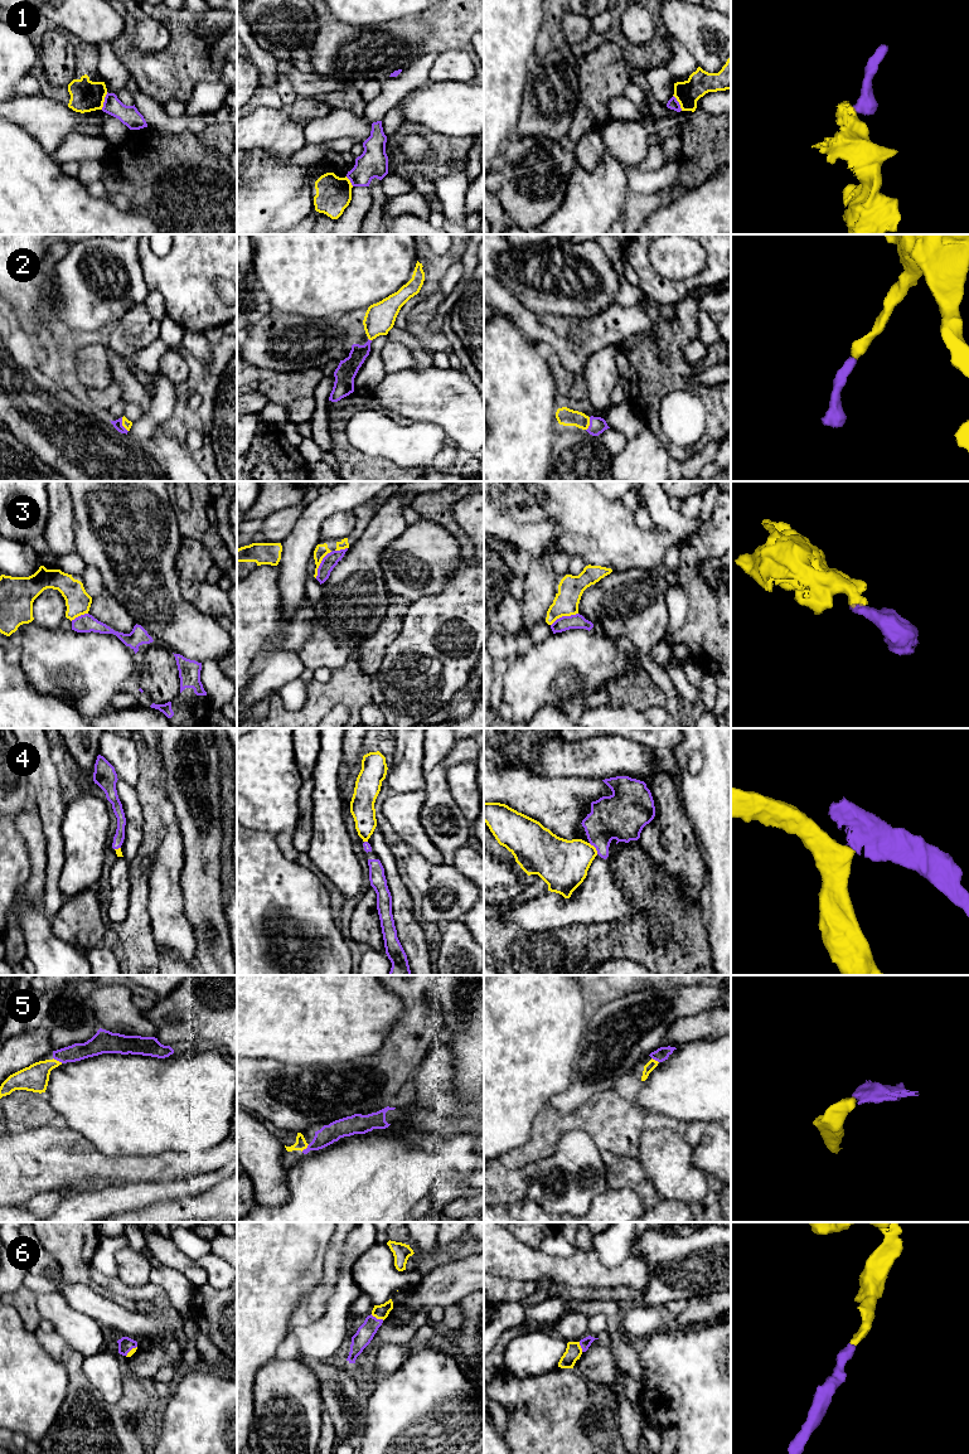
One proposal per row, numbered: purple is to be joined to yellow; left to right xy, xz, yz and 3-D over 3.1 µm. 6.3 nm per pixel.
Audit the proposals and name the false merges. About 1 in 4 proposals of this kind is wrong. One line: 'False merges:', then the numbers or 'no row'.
False merges: 1, 3, 4

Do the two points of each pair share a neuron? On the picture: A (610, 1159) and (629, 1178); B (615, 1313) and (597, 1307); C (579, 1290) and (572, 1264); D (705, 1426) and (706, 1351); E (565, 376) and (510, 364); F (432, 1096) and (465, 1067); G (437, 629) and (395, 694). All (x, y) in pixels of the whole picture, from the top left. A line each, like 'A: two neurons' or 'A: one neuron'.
A: one neuron
B: one neuron
C: two neurons
D: one neuron
E: two neurons
F: two neurons
G: one neuron

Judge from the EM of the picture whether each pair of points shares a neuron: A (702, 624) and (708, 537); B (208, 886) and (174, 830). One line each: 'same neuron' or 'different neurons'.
A: same neuron
B: different neurons

